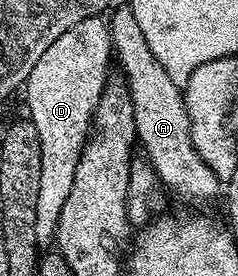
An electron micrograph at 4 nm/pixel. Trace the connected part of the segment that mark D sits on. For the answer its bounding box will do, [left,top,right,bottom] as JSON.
[26,17,112,244]

